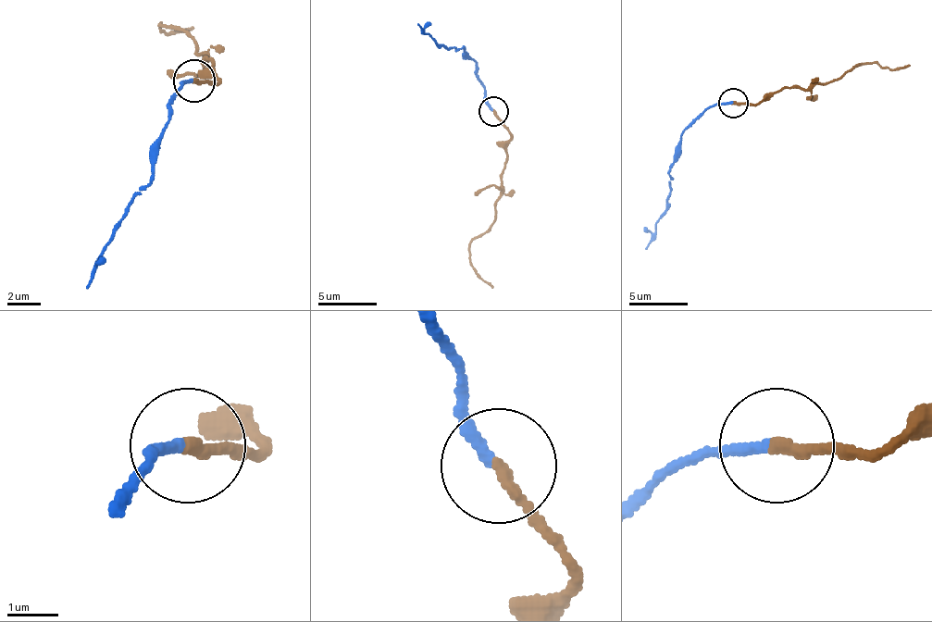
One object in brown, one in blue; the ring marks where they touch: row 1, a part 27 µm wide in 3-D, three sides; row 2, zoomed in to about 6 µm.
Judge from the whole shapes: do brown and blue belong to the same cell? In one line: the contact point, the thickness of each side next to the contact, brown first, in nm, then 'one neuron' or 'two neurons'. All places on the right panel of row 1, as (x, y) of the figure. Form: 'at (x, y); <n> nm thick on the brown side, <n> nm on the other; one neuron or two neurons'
at (733, 103); 240 nm thick on the brown side, 240 nm on the other; two neurons

